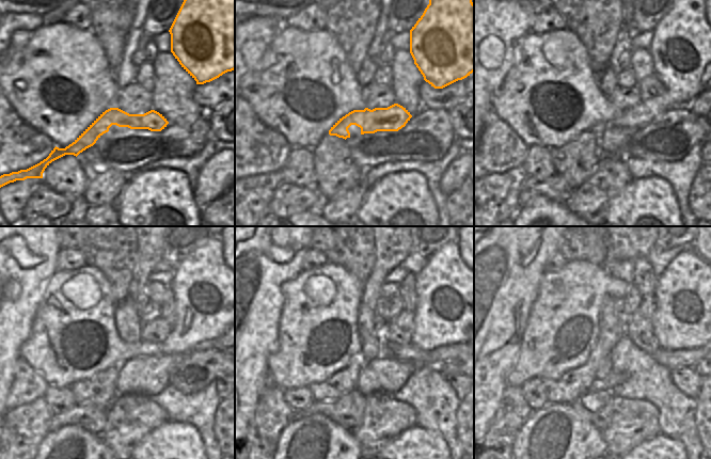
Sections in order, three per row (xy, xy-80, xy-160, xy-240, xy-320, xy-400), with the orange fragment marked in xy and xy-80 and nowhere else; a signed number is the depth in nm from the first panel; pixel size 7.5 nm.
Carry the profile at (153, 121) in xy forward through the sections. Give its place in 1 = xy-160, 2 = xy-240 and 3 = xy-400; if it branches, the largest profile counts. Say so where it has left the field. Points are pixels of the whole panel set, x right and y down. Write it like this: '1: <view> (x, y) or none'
1: xy-160 (683, 44)
2: xy-240 (209, 298)
3: xy-400 (691, 296)

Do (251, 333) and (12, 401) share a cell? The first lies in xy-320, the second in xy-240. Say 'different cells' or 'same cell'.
different cells

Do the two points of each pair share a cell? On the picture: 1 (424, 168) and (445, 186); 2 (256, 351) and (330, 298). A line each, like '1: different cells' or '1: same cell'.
1: different cells
2: different cells

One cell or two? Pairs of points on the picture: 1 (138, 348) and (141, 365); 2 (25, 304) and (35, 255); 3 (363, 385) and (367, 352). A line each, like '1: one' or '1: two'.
1: two
2: one
3: two

